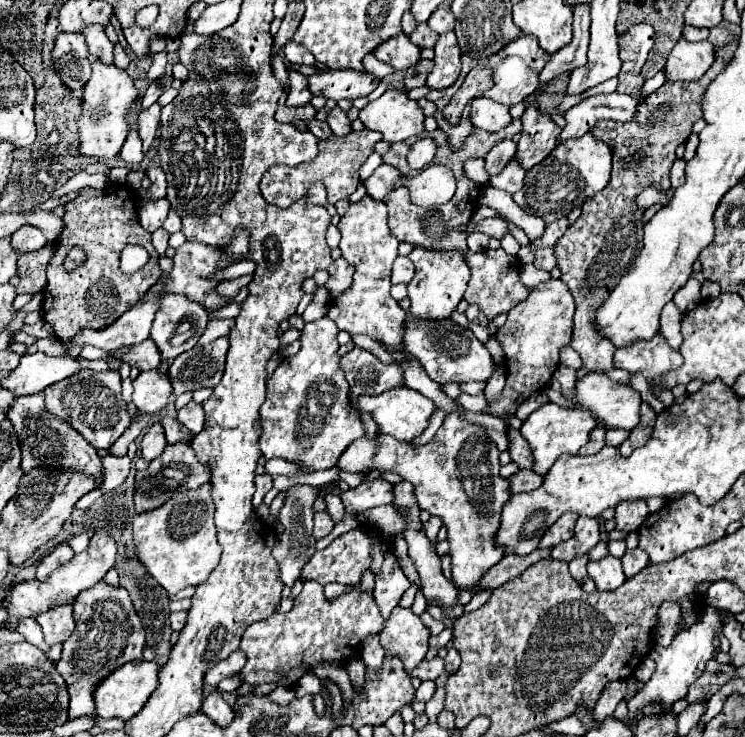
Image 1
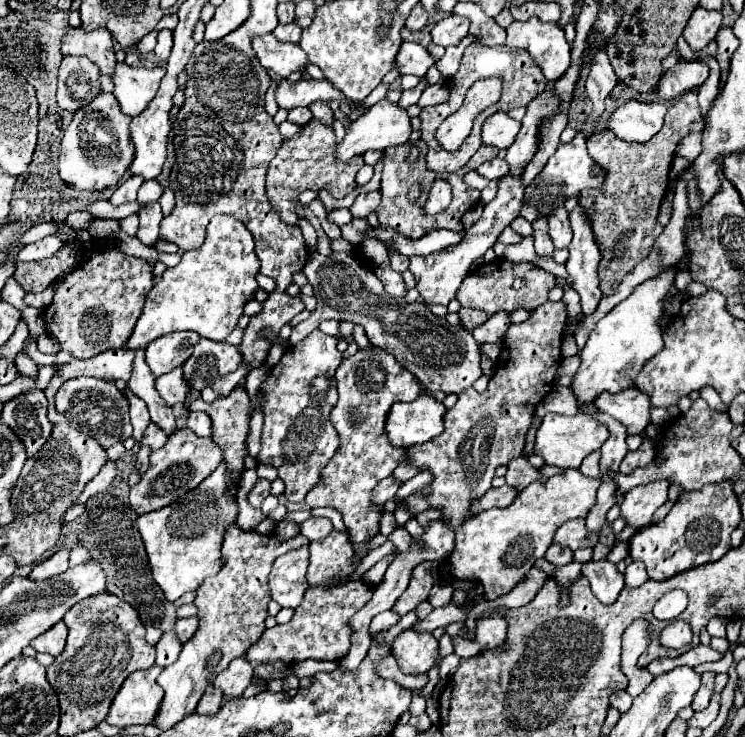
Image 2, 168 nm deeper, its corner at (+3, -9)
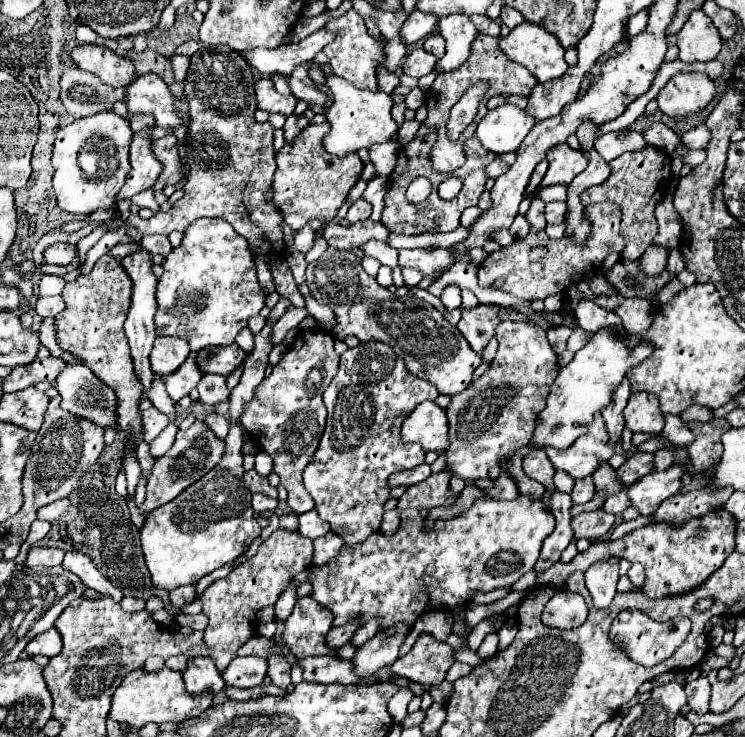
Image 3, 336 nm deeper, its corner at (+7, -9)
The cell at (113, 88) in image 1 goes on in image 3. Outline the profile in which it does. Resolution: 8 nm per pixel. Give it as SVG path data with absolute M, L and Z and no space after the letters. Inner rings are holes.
M104 111L92 117L76 119L72 125L66 125L58 131L54 141L54 193L58 205L68 213L82 213L90 215L98 209L112 209L116 205L116 195L124 185L124 179L130 171L128 151L130 151L130 137L132 129L126 119L118 117L114 111ZM94 153L98 157L94 157ZM116 157L114 169L110 173L108 159ZM96 159L96 161L94 161Z

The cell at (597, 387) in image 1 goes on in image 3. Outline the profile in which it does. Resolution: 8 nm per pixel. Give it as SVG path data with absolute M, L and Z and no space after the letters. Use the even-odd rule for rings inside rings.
M632 393L626 409L626 427L636 433L648 433L648 435L660 435L664 429L664 415L658 405L658 397L652 393Z

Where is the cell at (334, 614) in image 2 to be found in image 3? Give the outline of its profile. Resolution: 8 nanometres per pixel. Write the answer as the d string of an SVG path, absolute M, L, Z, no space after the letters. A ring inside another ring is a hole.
M302 597L292 615L286 619L284 641L294 653L294 657L314 657L314 655L332 655L336 649L328 649L324 637L332 627L332 615L328 609L322 609L314 599Z

